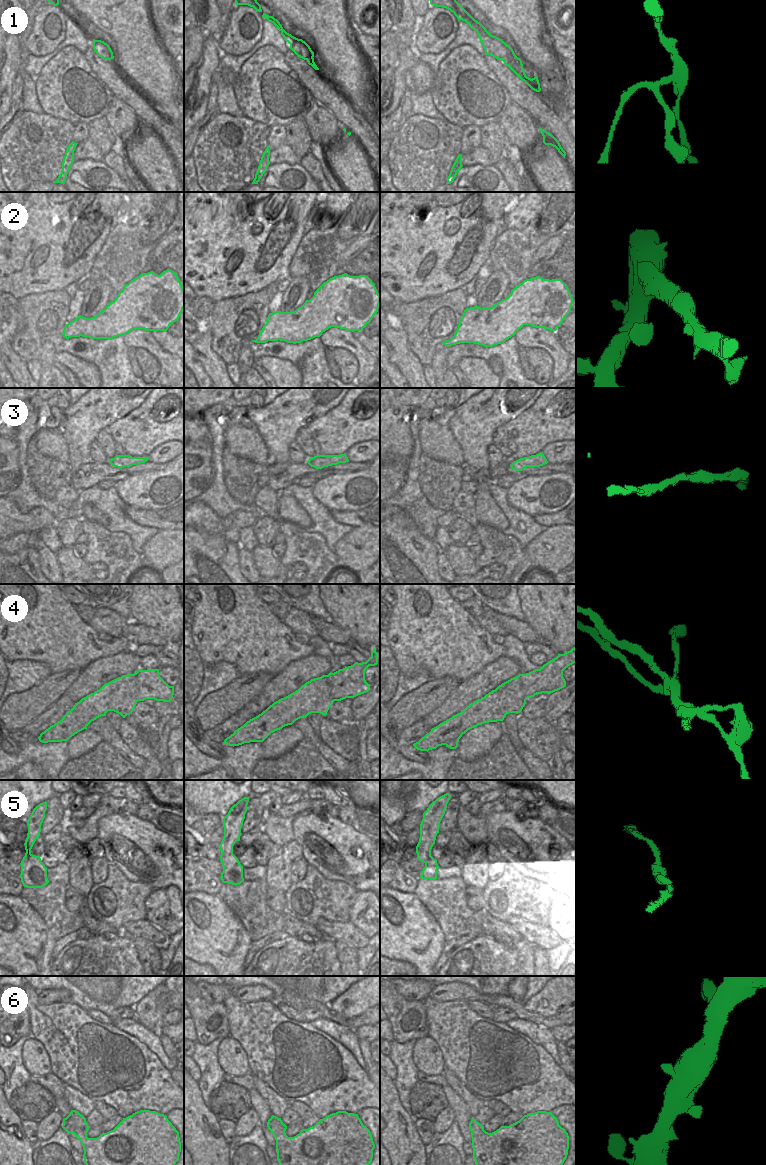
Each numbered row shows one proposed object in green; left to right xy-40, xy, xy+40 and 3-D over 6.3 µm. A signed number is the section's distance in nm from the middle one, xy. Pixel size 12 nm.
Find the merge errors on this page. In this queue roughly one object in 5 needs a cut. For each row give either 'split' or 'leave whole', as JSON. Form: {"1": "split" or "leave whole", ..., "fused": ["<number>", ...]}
{"1": "split", "2": "leave whole", "3": "leave whole", "4": "split", "5": "leave whole", "6": "leave whole", "fused": ["1", "4"]}

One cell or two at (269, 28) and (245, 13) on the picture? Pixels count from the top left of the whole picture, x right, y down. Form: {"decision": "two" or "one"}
{"decision": "two"}

